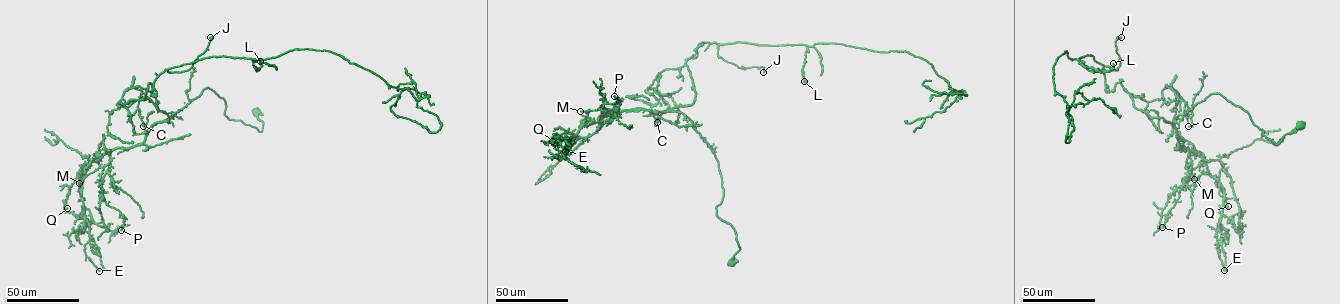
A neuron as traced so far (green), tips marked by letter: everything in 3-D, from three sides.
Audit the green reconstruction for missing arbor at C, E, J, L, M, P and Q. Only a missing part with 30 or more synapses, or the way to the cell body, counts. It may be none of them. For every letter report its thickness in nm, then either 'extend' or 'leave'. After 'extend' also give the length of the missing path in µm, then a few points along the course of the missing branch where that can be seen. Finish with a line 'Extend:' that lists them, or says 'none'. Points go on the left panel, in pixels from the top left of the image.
C: 170 nm | leave
E: 100 nm | leave
J: 110 nm | leave
L: 140 nm | leave
M: 180 nm | leave
P: 130 nm | leave
Q: 160 nm | leave
Extend: none

